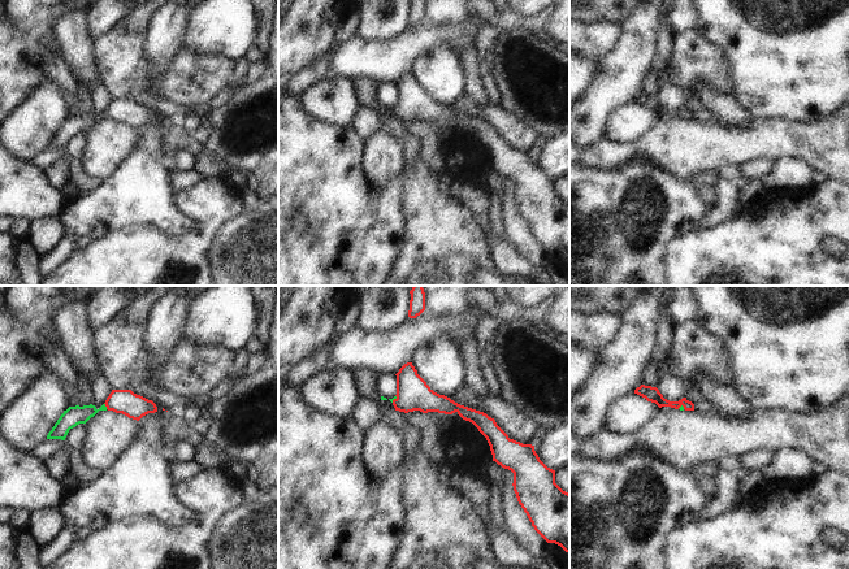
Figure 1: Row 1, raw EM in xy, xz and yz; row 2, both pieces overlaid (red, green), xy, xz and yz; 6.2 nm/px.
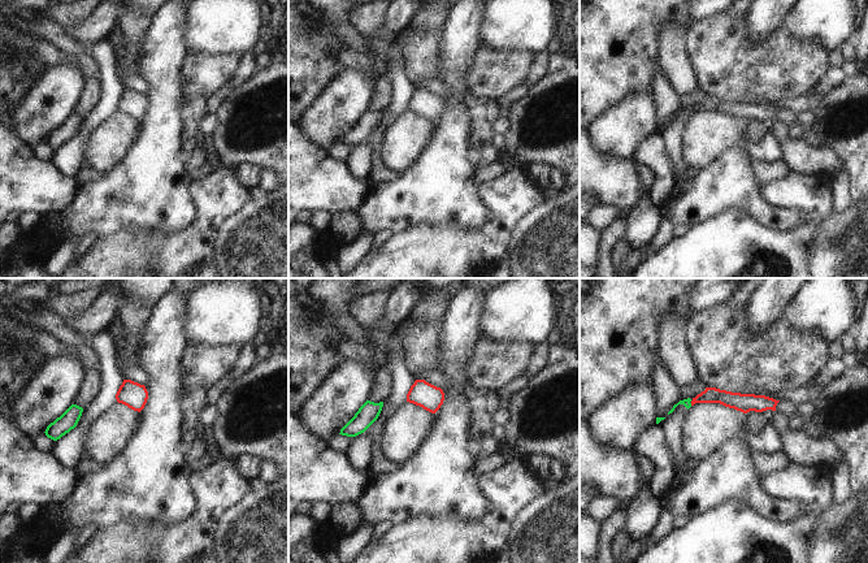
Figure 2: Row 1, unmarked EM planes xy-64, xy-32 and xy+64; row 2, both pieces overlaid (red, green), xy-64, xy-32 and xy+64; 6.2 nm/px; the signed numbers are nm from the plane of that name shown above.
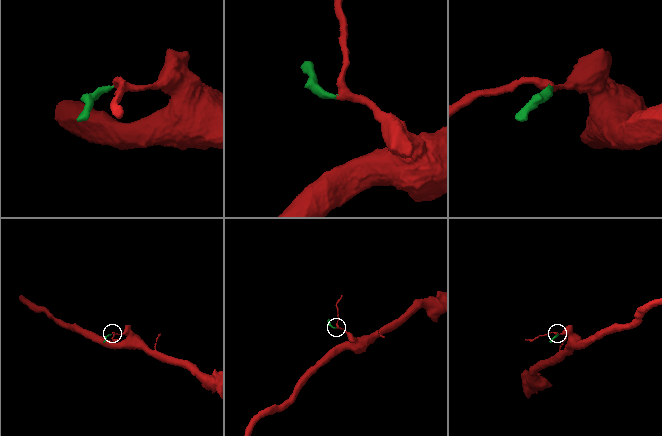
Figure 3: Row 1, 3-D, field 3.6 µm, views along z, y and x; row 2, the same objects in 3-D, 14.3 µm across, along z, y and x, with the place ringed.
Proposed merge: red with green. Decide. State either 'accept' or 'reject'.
accept

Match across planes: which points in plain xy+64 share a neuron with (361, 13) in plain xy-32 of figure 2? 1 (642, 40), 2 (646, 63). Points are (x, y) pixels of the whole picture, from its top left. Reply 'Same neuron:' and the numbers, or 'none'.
Same neuron: none

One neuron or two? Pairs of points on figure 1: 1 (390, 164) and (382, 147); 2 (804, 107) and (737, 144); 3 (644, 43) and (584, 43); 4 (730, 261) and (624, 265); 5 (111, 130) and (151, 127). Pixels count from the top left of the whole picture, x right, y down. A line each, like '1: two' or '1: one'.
1: one
2: two
3: two
4: two
5: two

